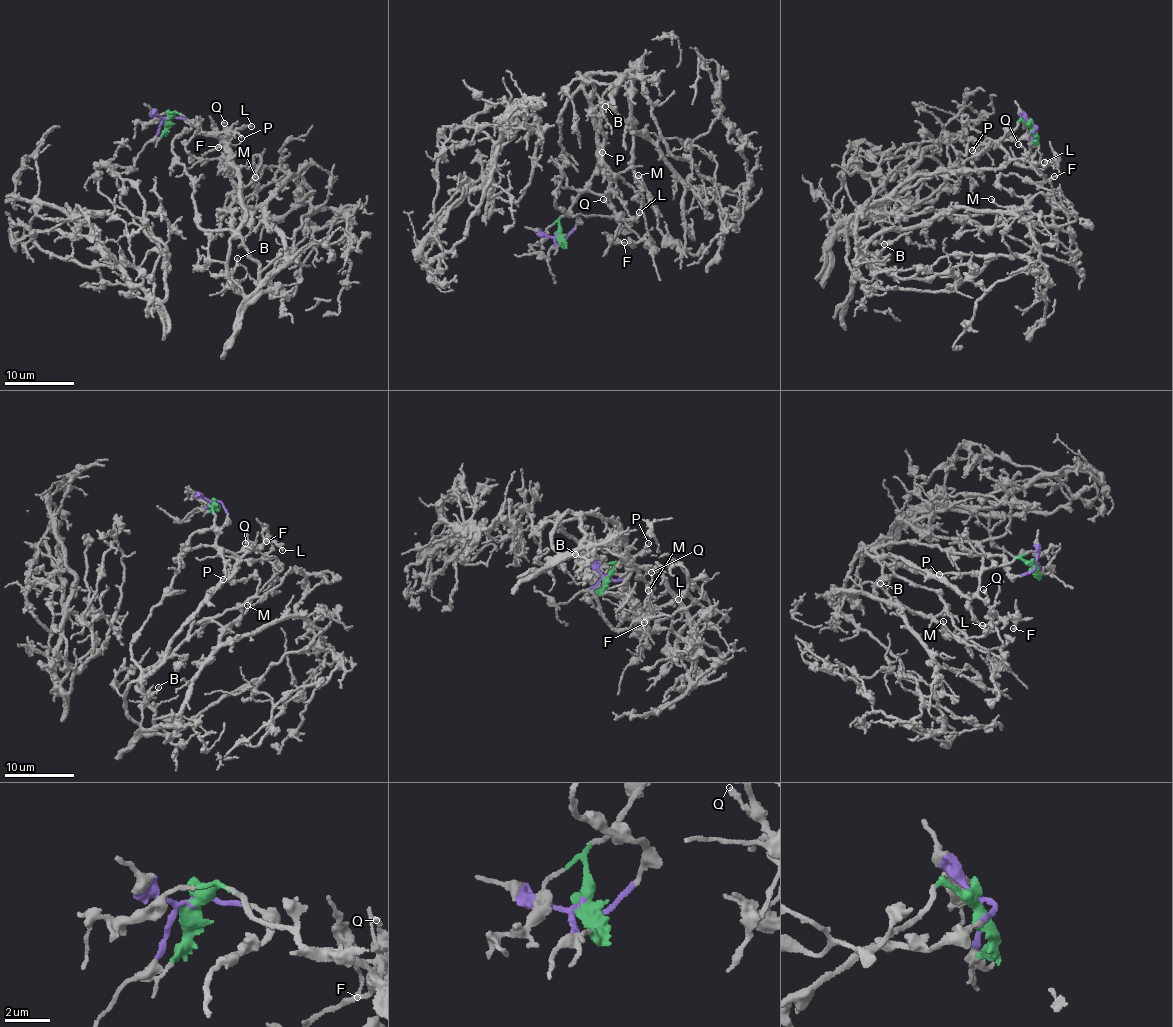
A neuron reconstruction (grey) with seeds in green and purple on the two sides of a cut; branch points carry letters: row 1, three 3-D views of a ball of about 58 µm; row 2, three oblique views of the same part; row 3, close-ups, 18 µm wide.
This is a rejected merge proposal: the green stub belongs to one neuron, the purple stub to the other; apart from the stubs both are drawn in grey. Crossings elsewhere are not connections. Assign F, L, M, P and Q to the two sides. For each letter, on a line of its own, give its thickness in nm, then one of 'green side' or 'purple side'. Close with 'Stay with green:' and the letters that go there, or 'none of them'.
F: 90 nm thick; green side
L: 190 nm thick; green side
M: 170 nm thick; purple side
P: 150 nm thick; green side
Q: 180 nm thick; green side
Stay with green: F, L, P, Q

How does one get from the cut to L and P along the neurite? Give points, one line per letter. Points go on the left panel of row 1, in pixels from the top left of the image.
L: (167, 119), (175, 113), (180, 114), (206, 135), (216, 134), (225, 139), (252, 125)
P: (167, 119), (175, 114), (202, 131), (219, 134), (231, 131), (242, 138)

